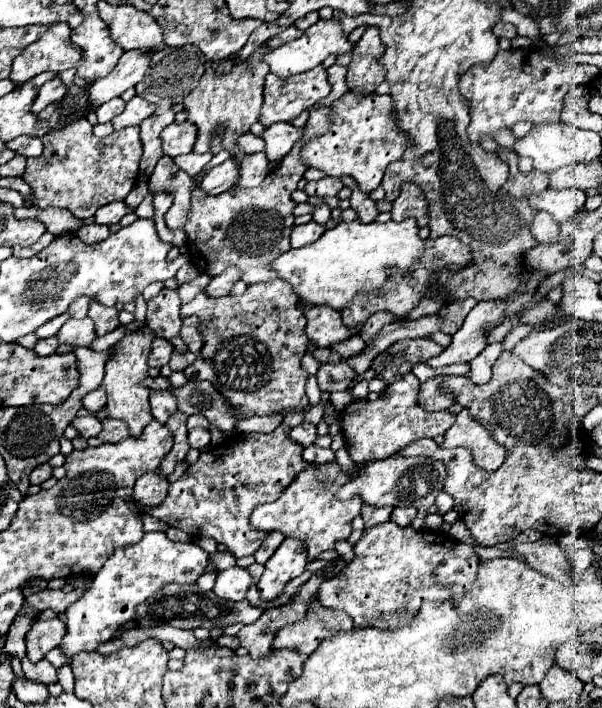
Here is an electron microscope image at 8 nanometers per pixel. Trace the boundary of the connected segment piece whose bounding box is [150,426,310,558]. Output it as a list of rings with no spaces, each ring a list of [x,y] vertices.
[[[278,426],[270,434],[242,434],[226,440],[222,452],[204,452],[198,462],[168,488],[166,500],[150,510],[150,516],[190,536],[210,536],[226,544],[236,558],[254,554],[268,532],[254,532],[250,514],[258,504],[274,502],[292,480],[310,464],[302,458],[302,446],[290,440],[290,428]]]

